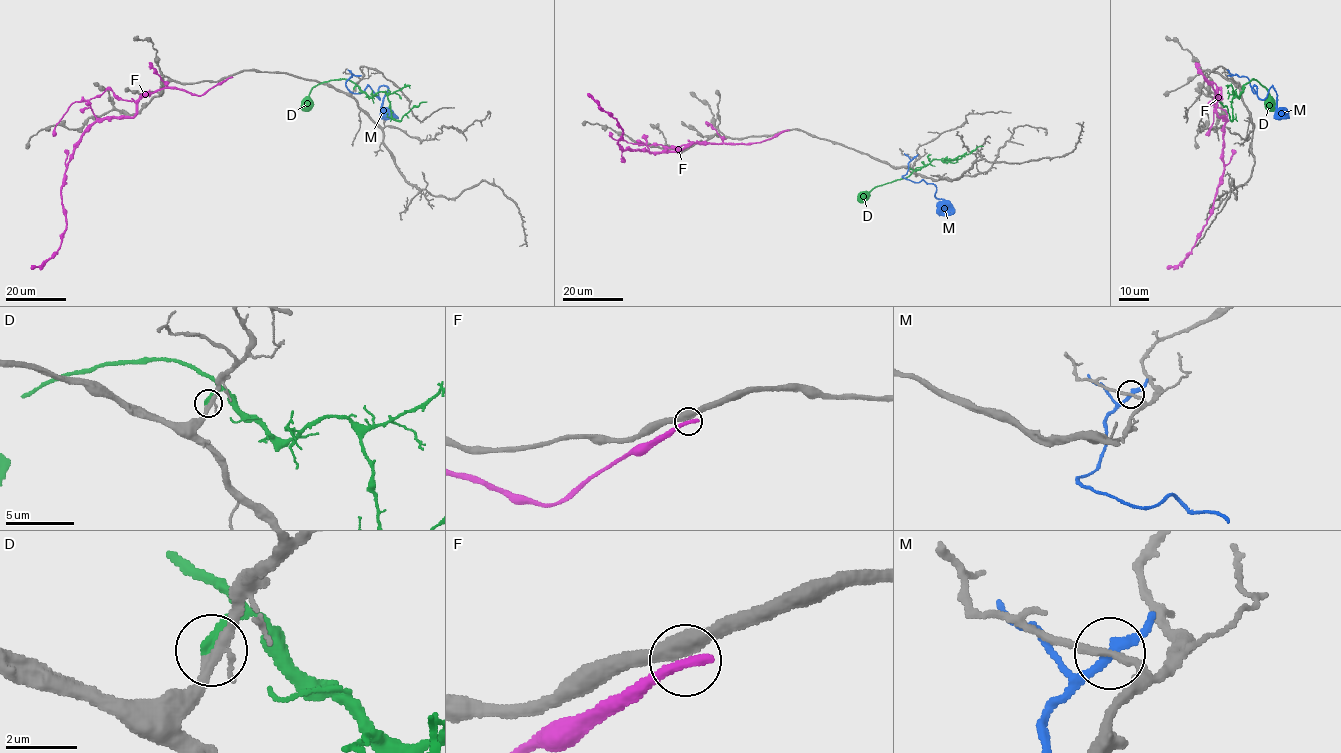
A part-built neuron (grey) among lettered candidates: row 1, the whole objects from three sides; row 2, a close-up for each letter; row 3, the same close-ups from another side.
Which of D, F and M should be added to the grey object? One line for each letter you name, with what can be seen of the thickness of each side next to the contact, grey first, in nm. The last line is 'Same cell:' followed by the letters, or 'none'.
D: Thickness 260 nm (grey) against 300 nm
Same cell: D

